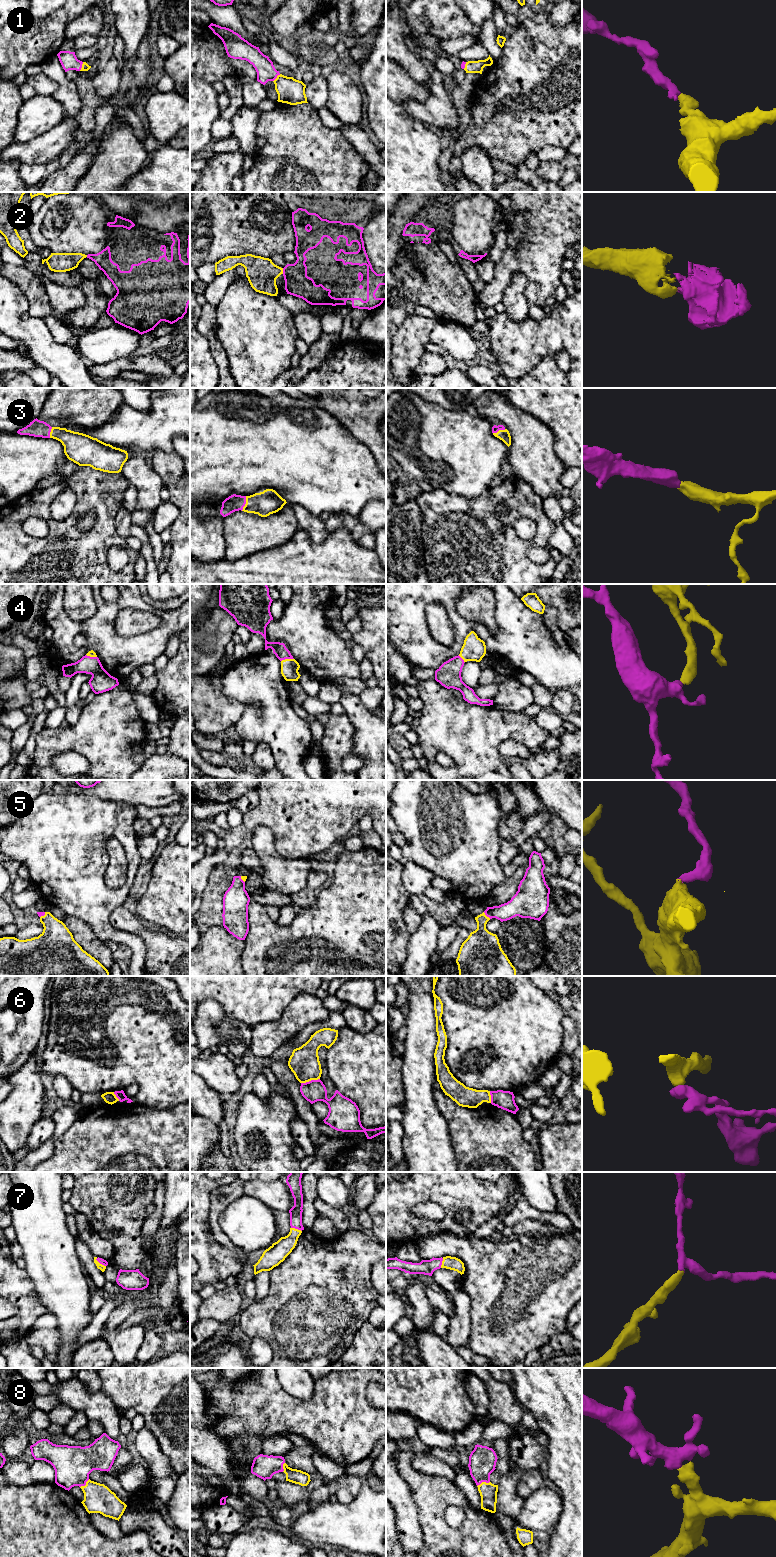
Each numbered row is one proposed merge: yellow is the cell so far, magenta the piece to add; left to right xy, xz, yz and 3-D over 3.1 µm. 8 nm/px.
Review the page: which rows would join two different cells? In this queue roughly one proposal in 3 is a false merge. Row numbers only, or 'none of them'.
6

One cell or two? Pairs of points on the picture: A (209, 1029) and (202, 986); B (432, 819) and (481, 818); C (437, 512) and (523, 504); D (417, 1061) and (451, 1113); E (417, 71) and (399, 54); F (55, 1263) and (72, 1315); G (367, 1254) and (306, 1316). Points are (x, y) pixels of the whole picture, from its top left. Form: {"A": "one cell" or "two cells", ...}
{"A": "two cells", "B": "one cell", "C": "one cell", "D": "two cells", "E": "one cell", "F": "one cell", "G": "one cell"}

